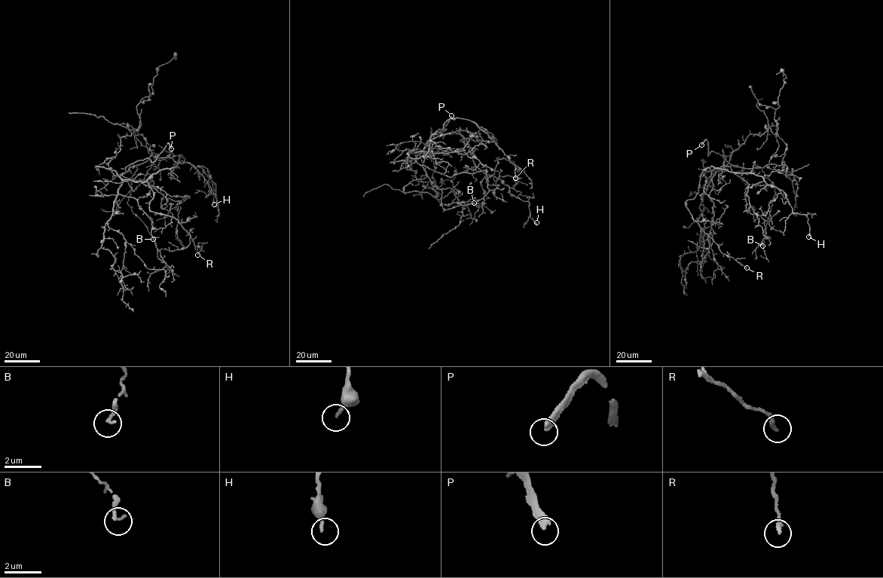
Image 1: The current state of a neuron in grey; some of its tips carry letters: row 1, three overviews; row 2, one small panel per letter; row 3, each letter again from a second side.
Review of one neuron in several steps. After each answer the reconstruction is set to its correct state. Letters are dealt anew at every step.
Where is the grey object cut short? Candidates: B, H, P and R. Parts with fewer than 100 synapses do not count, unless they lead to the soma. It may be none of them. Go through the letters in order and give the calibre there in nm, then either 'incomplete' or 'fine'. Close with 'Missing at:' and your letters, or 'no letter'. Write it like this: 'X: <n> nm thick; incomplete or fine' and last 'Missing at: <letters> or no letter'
B: 200 nm thick; fine
H: 240 nm thick; fine
P: 360 nm thick; incomplete
R: 240 nm thick; fine
Missing at: P

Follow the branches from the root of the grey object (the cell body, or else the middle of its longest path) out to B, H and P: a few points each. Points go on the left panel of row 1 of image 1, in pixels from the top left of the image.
B: (120, 177), (130, 167), (135, 166), (137, 169), (131, 179), (127, 203), (143, 222), (153, 239)
H: (120, 177), (144, 181), (181, 162), (203, 166), (215, 184), (212, 186), (214, 204)
P: (120, 177), (127, 171), (126, 166), (132, 163), (147, 157), (154, 162), (166, 144), (171, 148)

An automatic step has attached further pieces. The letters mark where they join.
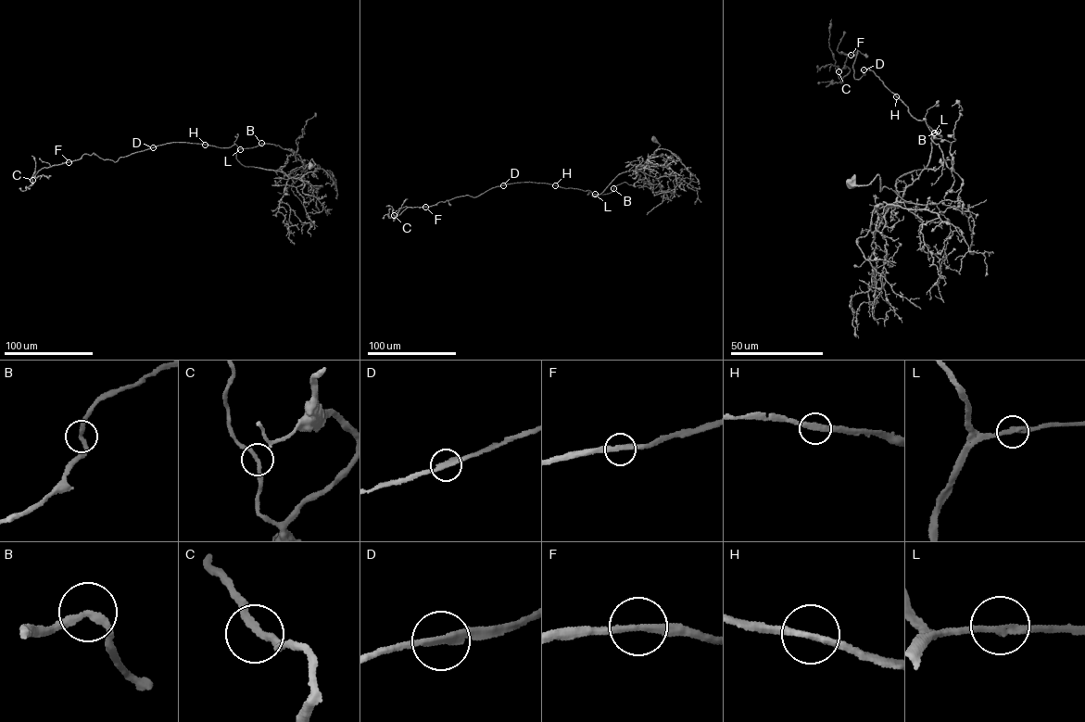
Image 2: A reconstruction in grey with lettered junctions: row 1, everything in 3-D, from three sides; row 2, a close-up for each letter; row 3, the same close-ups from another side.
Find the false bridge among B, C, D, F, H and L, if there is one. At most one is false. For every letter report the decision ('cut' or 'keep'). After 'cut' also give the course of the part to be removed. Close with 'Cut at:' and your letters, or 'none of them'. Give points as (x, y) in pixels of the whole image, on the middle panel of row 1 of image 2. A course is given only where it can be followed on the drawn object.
B: keep
C: keep
D: keep
F: keep
H: keep
L: keep
Cut at: none of them

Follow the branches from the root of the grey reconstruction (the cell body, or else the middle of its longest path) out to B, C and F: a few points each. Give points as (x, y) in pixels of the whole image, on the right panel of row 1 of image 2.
B: (851, 182), (869, 184), (878, 175), (880, 191), (938, 204), (954, 180), (930, 138), (938, 131)
C: (851, 182), (911, 202), (895, 181), (933, 130), (854, 78), (854, 47), (838, 71)
F: (851, 182), (878, 175), (911, 202), (895, 181), (926, 167), (933, 130), (872, 70), (855, 79), (851, 55)

